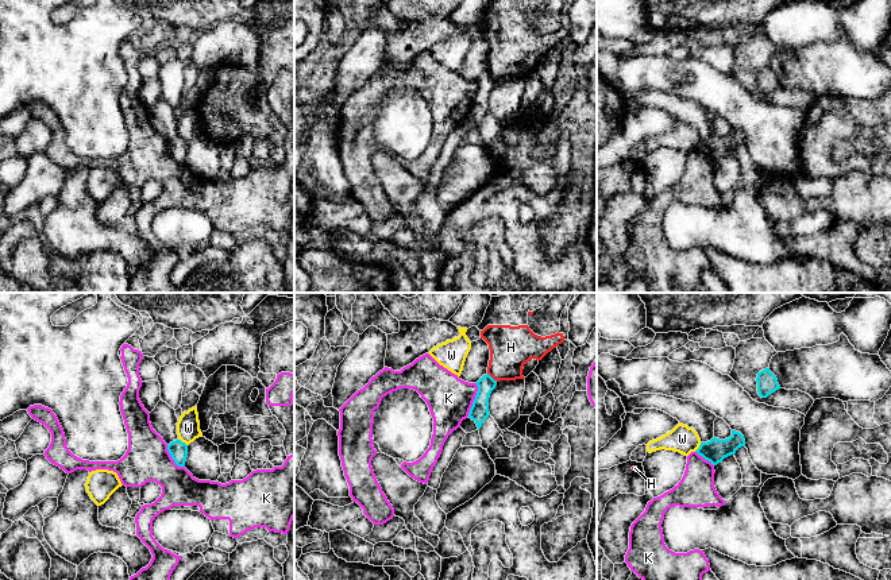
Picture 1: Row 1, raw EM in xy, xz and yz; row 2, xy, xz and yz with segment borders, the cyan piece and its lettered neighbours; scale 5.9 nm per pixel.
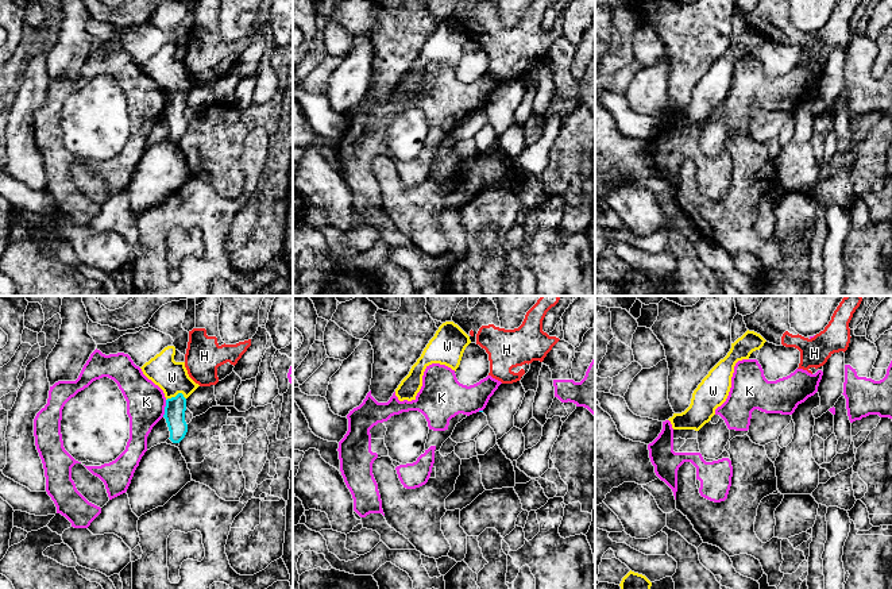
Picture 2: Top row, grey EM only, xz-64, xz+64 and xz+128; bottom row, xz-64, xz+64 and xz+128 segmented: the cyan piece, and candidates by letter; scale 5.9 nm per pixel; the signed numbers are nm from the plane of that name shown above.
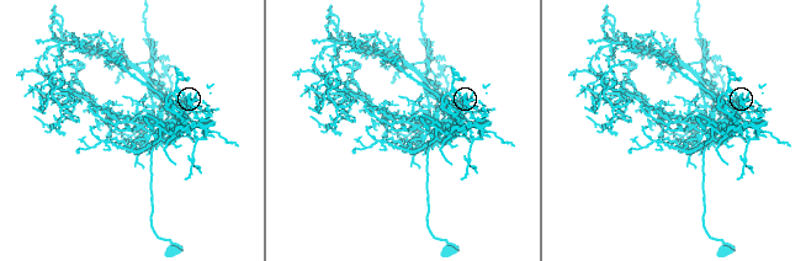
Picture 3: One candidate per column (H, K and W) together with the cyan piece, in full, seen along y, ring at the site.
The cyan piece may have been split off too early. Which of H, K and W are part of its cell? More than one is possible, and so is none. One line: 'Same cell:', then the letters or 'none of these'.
Same cell: none of these

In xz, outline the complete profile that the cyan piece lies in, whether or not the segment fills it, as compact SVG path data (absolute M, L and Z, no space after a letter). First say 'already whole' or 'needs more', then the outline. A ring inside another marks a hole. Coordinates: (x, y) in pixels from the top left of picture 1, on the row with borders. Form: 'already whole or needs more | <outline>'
already whole | M486 374L477 382L477 386L478 391L470 409L468 418L471 418L477 424L479 430L485 419L490 415L489 398L491 391L497 386L497 380L494 380L489 374Z

